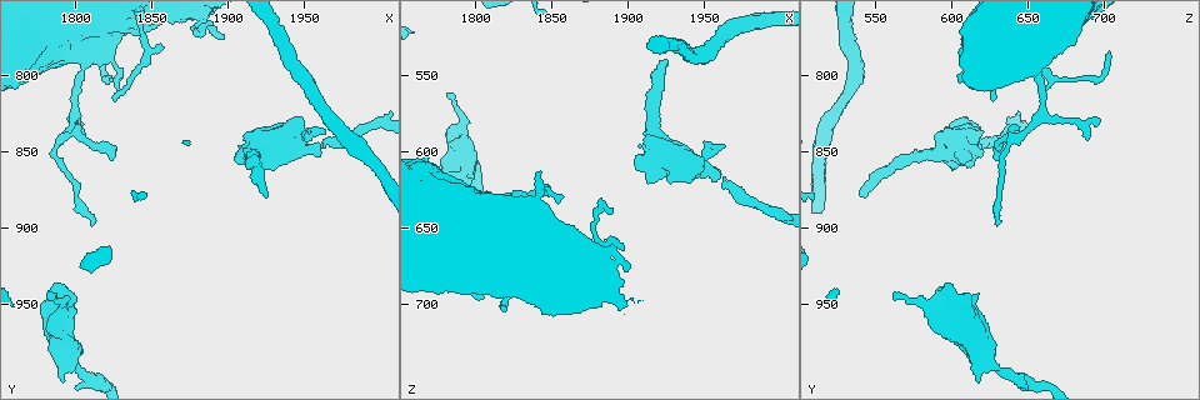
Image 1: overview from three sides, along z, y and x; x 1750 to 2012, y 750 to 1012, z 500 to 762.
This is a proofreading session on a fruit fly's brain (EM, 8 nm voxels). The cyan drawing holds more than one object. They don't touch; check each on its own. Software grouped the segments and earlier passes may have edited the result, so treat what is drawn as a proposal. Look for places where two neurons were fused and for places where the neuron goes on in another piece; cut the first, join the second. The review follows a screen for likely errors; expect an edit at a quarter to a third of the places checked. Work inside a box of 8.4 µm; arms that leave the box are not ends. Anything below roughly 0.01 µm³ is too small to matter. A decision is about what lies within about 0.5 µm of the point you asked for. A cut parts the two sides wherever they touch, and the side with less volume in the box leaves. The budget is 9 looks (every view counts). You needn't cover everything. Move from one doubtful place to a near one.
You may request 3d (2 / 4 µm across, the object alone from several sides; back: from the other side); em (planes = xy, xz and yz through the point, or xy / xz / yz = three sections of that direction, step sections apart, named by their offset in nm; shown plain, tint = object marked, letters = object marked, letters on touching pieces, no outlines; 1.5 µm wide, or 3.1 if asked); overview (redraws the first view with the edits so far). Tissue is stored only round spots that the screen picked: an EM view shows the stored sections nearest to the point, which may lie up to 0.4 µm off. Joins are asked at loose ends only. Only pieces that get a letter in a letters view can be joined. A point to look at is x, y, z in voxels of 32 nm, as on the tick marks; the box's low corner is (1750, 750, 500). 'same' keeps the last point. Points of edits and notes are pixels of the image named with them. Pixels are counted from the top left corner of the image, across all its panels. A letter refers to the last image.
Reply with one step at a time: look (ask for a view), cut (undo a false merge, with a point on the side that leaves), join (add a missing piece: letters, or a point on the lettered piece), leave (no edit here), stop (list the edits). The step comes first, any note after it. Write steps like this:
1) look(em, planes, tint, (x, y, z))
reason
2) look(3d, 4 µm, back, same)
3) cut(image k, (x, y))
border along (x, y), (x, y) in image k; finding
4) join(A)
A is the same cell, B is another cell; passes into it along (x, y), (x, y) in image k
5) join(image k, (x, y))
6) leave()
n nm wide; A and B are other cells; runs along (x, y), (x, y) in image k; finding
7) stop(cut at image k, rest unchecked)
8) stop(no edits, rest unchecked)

look(em, xy, step 4, letters, (1804, 828, 698))

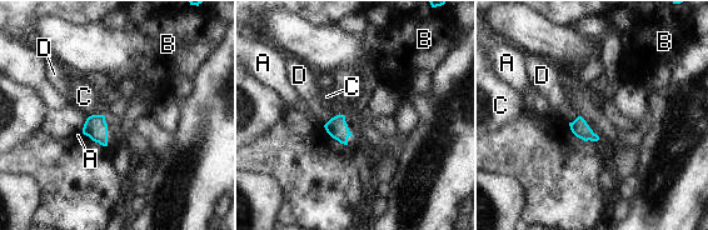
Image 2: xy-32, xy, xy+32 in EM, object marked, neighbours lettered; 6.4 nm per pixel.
look(em, planes, letters, same)
cut it another way

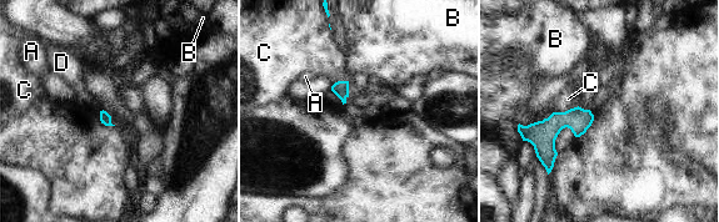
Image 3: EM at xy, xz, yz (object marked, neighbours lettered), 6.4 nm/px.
leave()
A, B, C and D are other cells; border along (330, 90), (343, 104) in image 3; none of them fits

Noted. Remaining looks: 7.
look(3d, 4 µm, (1798, 942, 616))

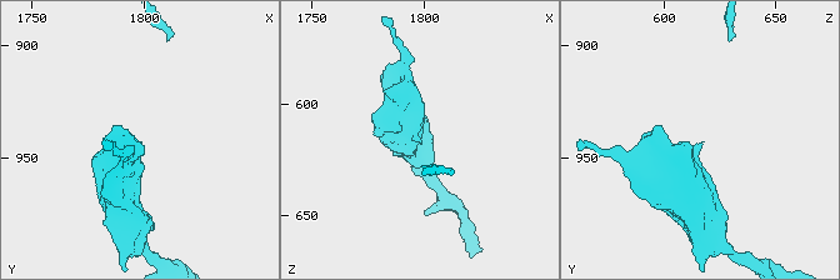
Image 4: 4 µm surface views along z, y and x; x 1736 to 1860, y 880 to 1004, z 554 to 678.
look(em, planes, plain, (1799, 942, 618))
need the tissue

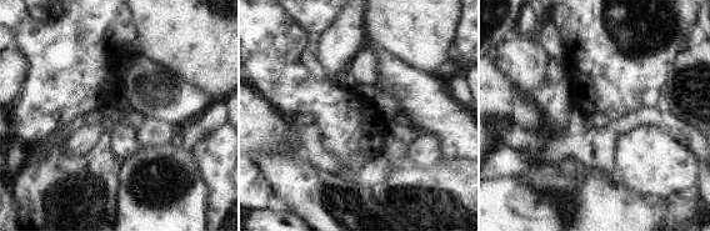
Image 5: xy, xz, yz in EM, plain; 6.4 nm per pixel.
look(em, planes, letters, same)
see the neighbours

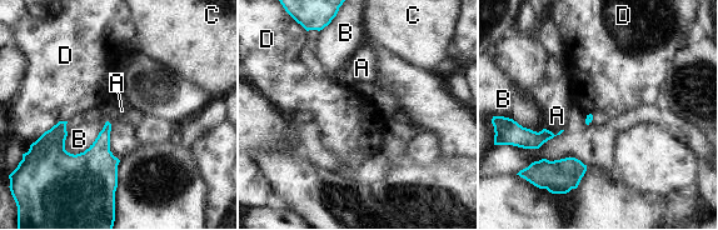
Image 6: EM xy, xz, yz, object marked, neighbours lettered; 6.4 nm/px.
leave()
B touches over 340 nm; A, B, C and D are other cells; none of them fits

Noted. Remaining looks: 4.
look(em, planes, tint, (1826, 818, 626))
an open end

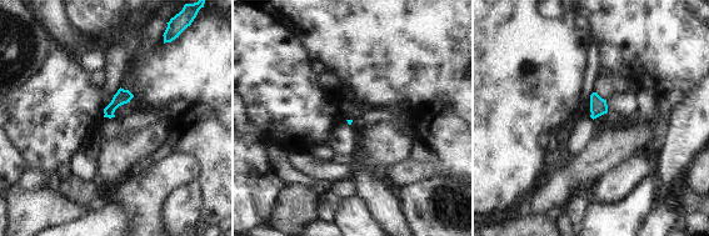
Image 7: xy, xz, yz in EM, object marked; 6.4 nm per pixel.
look(em, planes, letters, same)

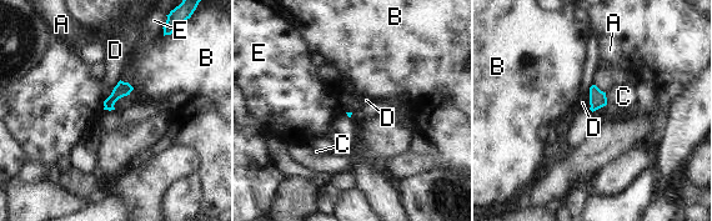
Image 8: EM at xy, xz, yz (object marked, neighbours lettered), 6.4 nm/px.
leave()
D touches over 170 nm; A, B, C, D and E are other cells; no lettered piece goes on from it

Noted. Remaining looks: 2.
stop(no edits, rest unchecked)

